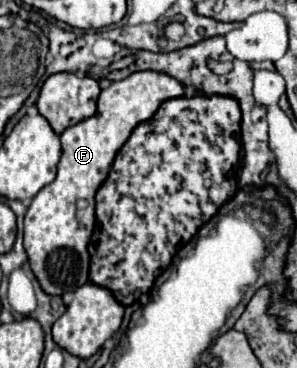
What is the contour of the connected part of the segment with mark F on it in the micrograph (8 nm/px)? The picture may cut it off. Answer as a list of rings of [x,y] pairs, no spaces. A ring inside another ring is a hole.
[[[152,70],[134,72],[100,92],[94,116],[60,134],[62,158],[58,162],[56,180],[34,196],[24,218],[24,248],[28,262],[46,294],[62,296],[88,282],[88,240],[94,230],[94,194],[106,180],[116,152],[128,140],[136,124],[152,118],[162,102],[180,98],[182,94],[184,86],[168,74]]]

